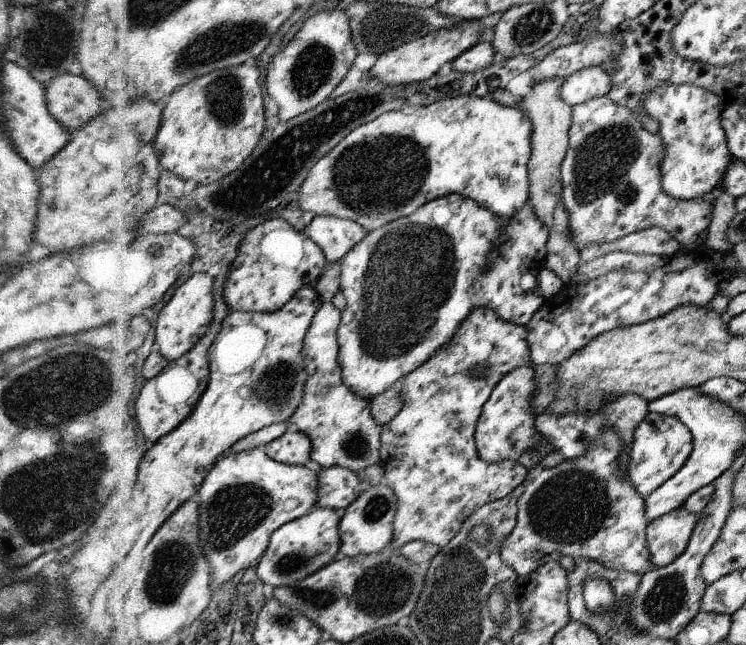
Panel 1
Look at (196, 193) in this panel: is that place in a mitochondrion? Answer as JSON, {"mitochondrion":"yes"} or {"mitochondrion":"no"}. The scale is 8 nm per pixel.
{"mitochondrion":"no"}

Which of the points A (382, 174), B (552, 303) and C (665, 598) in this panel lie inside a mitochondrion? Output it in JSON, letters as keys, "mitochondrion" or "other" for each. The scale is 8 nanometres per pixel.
{"A":"mitochondrion","B":"other","C":"mitochondrion"}

